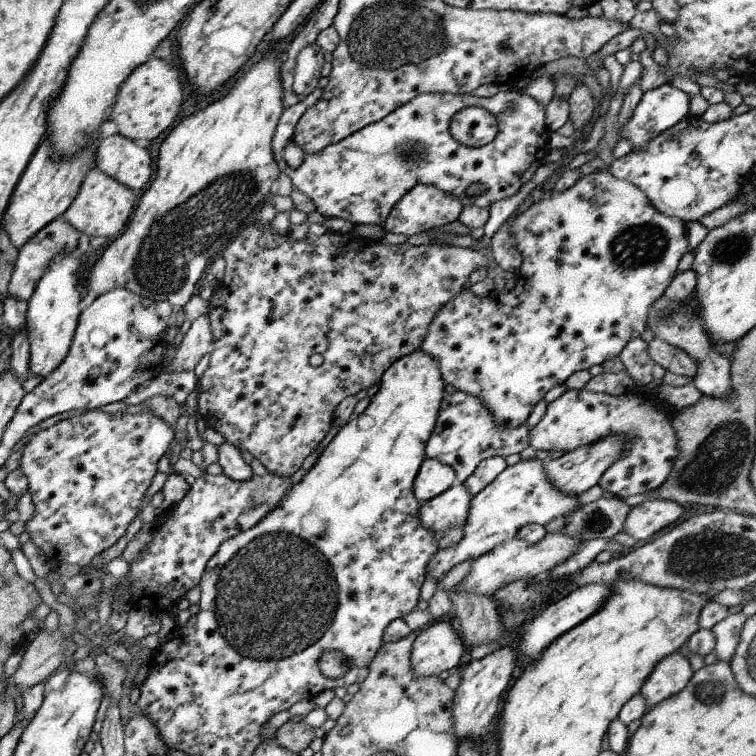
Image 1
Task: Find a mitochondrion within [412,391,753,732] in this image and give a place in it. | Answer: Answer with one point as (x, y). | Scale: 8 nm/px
(711, 693)

